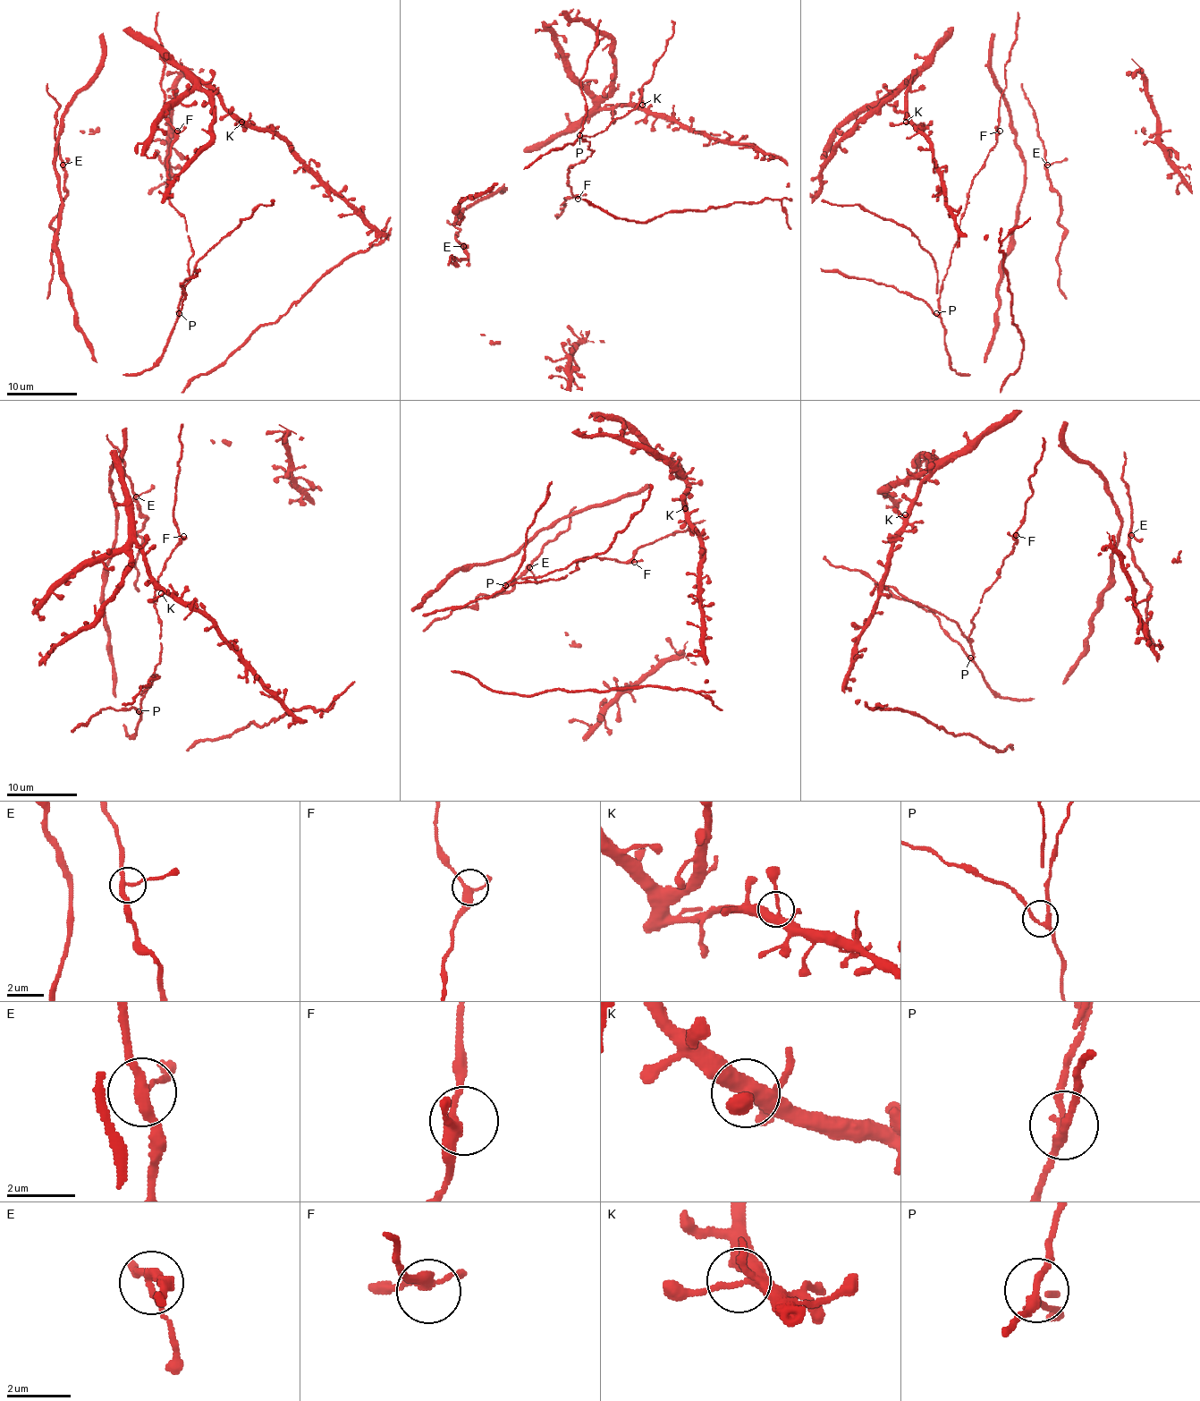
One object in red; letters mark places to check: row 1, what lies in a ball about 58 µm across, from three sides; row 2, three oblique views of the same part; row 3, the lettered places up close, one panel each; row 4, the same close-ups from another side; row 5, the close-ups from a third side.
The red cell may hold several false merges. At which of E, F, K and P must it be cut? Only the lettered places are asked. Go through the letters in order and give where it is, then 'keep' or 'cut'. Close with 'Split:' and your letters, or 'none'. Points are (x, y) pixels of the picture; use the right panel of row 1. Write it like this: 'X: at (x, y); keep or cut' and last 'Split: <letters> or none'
E: at (1047, 165); keep
F: at (1000, 131); keep
K: at (906, 122); keep
P: at (936, 313); keep
Split: none

